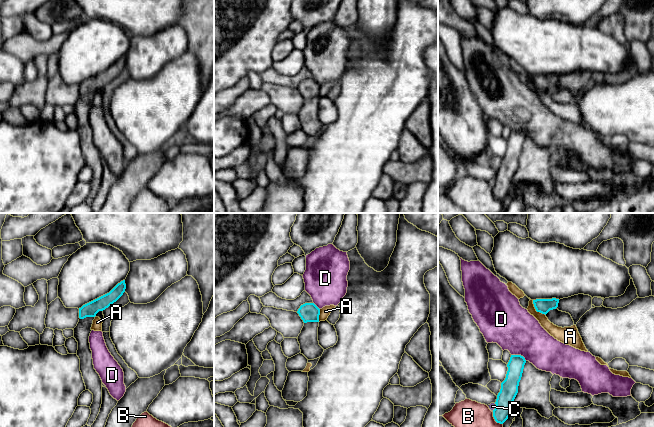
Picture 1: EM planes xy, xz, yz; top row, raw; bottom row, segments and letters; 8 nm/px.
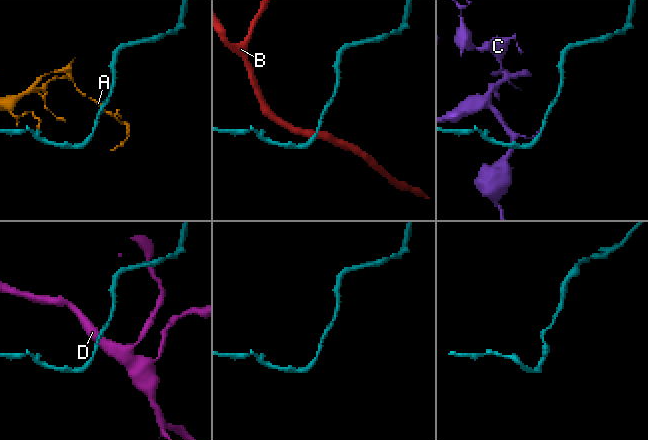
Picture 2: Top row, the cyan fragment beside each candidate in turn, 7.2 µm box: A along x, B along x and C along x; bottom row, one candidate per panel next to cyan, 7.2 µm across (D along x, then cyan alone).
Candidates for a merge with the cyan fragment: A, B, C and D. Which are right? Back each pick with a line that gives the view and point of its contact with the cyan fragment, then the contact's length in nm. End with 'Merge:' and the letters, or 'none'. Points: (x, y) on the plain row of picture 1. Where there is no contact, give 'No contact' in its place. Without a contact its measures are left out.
Merge: none

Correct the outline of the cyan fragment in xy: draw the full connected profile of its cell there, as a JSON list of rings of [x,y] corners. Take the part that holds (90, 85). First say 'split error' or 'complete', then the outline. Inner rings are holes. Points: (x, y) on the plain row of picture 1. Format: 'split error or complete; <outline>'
complete; [[[125,56],[118,59],[109,69],[83,81],[79,84],[79,94],[95,93],[99,87],[103,87],[116,78],[125,68]]]

